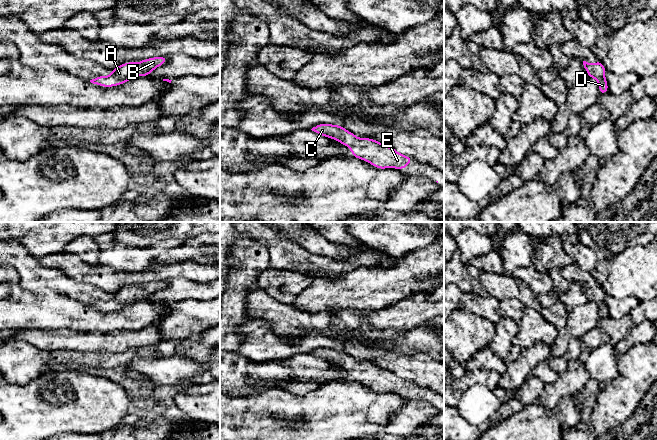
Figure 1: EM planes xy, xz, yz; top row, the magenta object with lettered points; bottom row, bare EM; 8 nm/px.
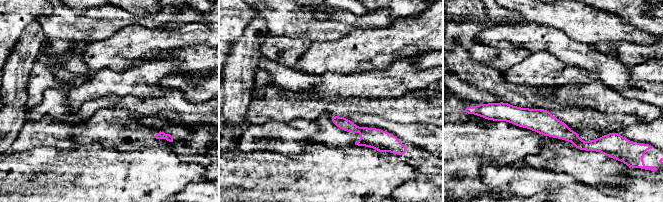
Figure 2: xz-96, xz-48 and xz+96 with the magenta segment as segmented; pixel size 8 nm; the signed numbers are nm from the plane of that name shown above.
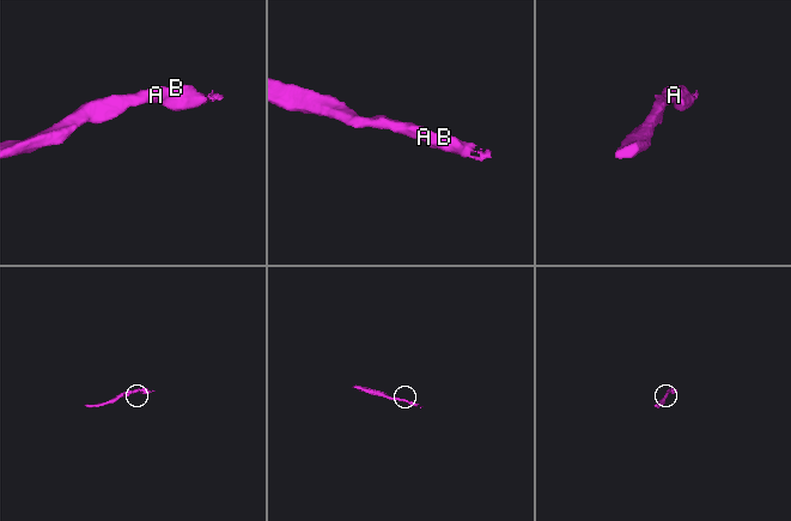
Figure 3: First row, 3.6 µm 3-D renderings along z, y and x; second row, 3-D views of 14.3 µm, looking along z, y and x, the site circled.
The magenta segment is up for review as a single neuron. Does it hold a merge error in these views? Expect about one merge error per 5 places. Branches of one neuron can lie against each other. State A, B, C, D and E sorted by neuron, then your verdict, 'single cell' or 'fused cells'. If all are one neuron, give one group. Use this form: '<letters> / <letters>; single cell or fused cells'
A B C D E; single cell

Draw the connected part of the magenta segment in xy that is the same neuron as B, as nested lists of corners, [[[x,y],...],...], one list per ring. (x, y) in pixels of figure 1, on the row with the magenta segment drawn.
[[[152,57],[138,63],[127,62],[113,69],[110,76],[97,76],[90,80],[91,83],[103,87],[119,86],[136,76],[149,76],[157,67],[167,62],[167,57]]]

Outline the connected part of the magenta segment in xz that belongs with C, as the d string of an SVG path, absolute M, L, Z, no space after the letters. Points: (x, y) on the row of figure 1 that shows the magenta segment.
M322 123L311 130L319 135L335 139L350 148L354 158L369 162L378 169L394 168L404 170L413 161L412 157L402 155L394 148L374 139L360 139L341 125Z

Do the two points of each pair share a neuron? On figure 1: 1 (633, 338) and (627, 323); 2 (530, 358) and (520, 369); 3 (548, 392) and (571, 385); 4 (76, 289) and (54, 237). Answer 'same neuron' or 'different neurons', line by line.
1: different neurons
2: same neuron
3: same neuron
4: different neurons

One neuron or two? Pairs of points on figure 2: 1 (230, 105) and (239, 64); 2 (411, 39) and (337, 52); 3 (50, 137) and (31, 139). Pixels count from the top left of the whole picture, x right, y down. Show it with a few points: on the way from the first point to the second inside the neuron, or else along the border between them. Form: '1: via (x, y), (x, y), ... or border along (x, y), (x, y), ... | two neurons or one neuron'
1: via (233, 95), (233, 80), (238, 74) | one neuron
2: via (393, 43), (377, 49), (362, 49), (355, 52) | one neuron
3: via (45, 137), (36, 137) | one neuron

